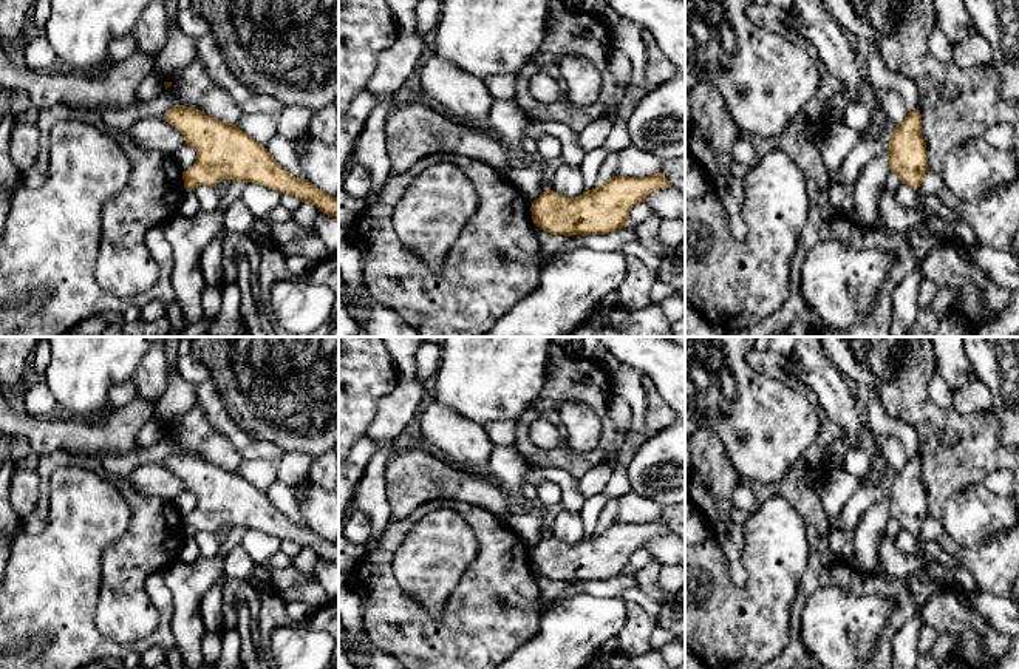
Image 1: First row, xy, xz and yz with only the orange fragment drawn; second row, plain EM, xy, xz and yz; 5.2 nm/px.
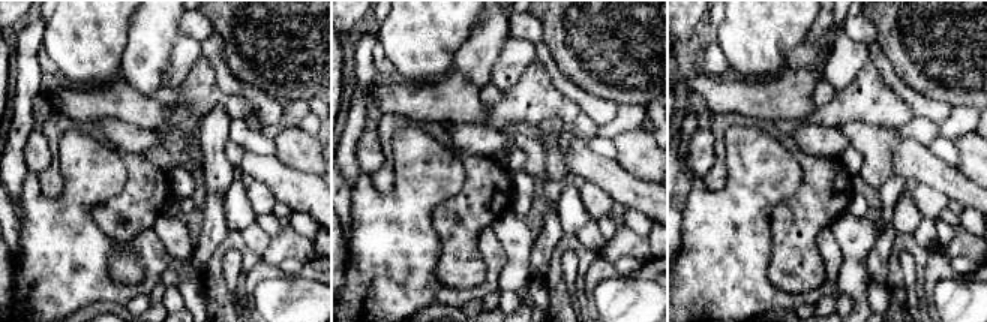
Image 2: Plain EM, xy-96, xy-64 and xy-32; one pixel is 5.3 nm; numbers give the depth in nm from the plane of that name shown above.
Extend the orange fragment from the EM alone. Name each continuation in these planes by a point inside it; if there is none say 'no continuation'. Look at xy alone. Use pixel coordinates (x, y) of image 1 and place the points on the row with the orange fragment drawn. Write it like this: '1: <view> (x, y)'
no continuation

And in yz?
no continuation

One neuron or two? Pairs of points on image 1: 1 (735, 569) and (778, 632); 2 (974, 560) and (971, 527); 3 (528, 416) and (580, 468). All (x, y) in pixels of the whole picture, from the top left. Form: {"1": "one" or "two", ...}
{"1": "two", "2": "two", "3": "one"}

